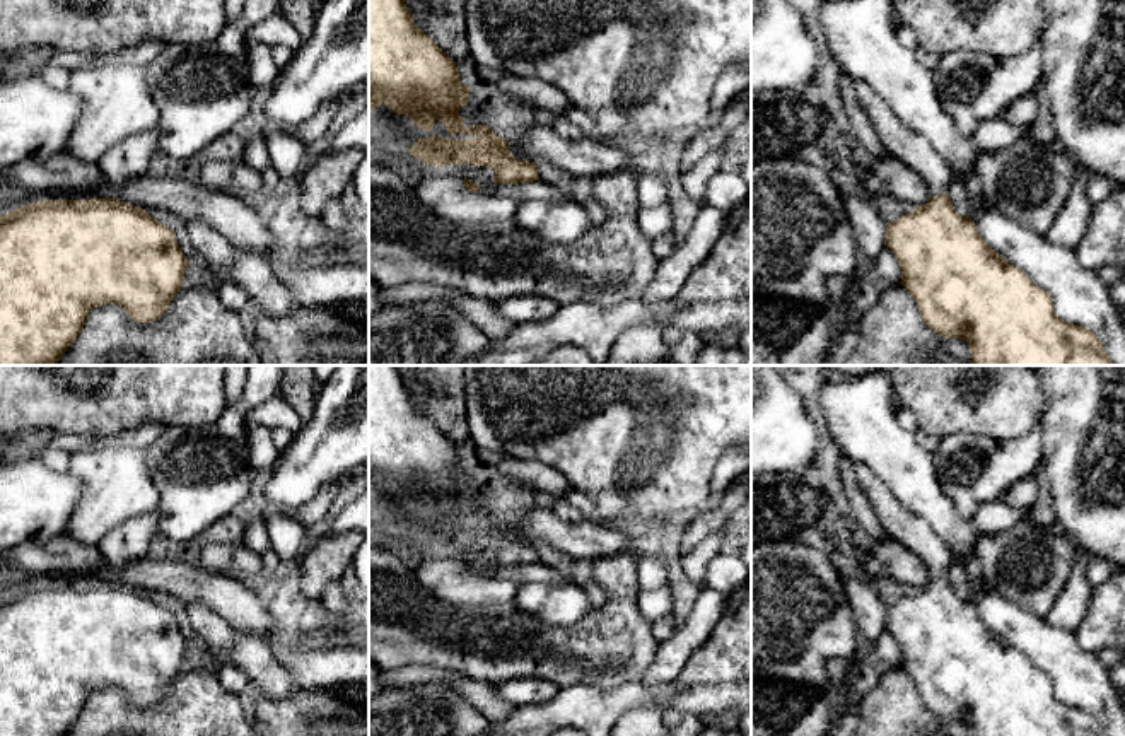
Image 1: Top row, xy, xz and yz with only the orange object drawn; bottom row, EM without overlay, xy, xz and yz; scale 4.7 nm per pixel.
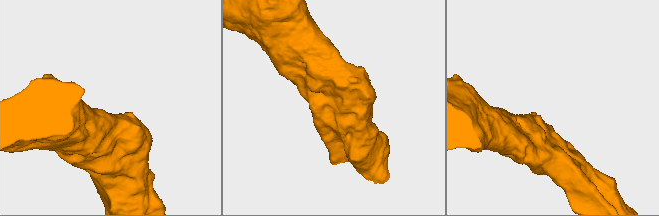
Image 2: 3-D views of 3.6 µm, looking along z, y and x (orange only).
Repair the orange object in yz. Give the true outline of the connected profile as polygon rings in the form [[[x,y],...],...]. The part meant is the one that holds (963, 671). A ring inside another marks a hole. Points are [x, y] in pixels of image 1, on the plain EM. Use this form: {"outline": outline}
{"outline": [[[854,461],[860,490],[888,536],[918,555],[929,572],[929,586],[888,606],[884,628],[895,637],[901,652],[901,668],[915,681],[925,707],[944,721],[965,722],[970,736],[1106,736],[1098,719],[1084,709],[1060,702],[1048,675],[1035,668],[1028,657],[997,637],[978,616],[971,599],[961,599],[947,577],[953,553],[944,540],[917,514],[905,509],[888,487],[862,463]]]}

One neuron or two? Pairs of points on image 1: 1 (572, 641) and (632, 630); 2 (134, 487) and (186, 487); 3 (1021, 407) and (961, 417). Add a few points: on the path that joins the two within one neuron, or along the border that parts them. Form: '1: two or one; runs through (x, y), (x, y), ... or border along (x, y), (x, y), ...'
1: one; runs through (588, 641), (617, 641)
2: two; border along (145, 448), (151, 480), (157, 492), (157, 508)
3: one; runs through (1006, 407), (984, 407), (977, 414)

